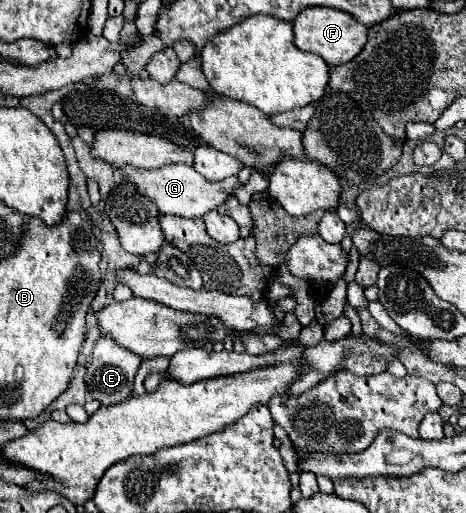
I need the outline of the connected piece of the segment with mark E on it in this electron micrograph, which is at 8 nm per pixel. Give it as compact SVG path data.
M102 336L96 342L90 366L86 368L88 390L104 406L120 404L132 394L134 376L140 364L140 356L112 344L108 336Z

